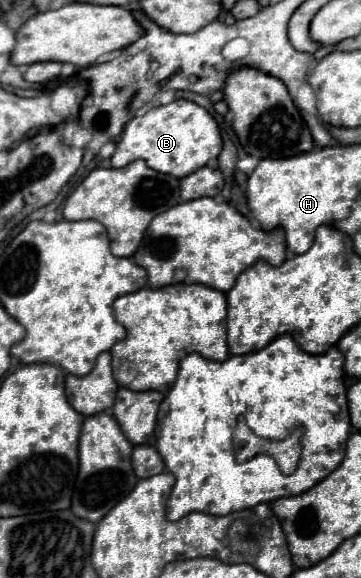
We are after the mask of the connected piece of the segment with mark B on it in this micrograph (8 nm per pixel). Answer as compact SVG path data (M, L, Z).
M177 99L169 105L149 109L143 117L133 117L123 129L117 151L111 157L111 165L125 167L131 161L143 159L151 169L181 179L205 167L221 153L221 149L223 139L219 133L219 125L211 117L211 113L193 101Z

